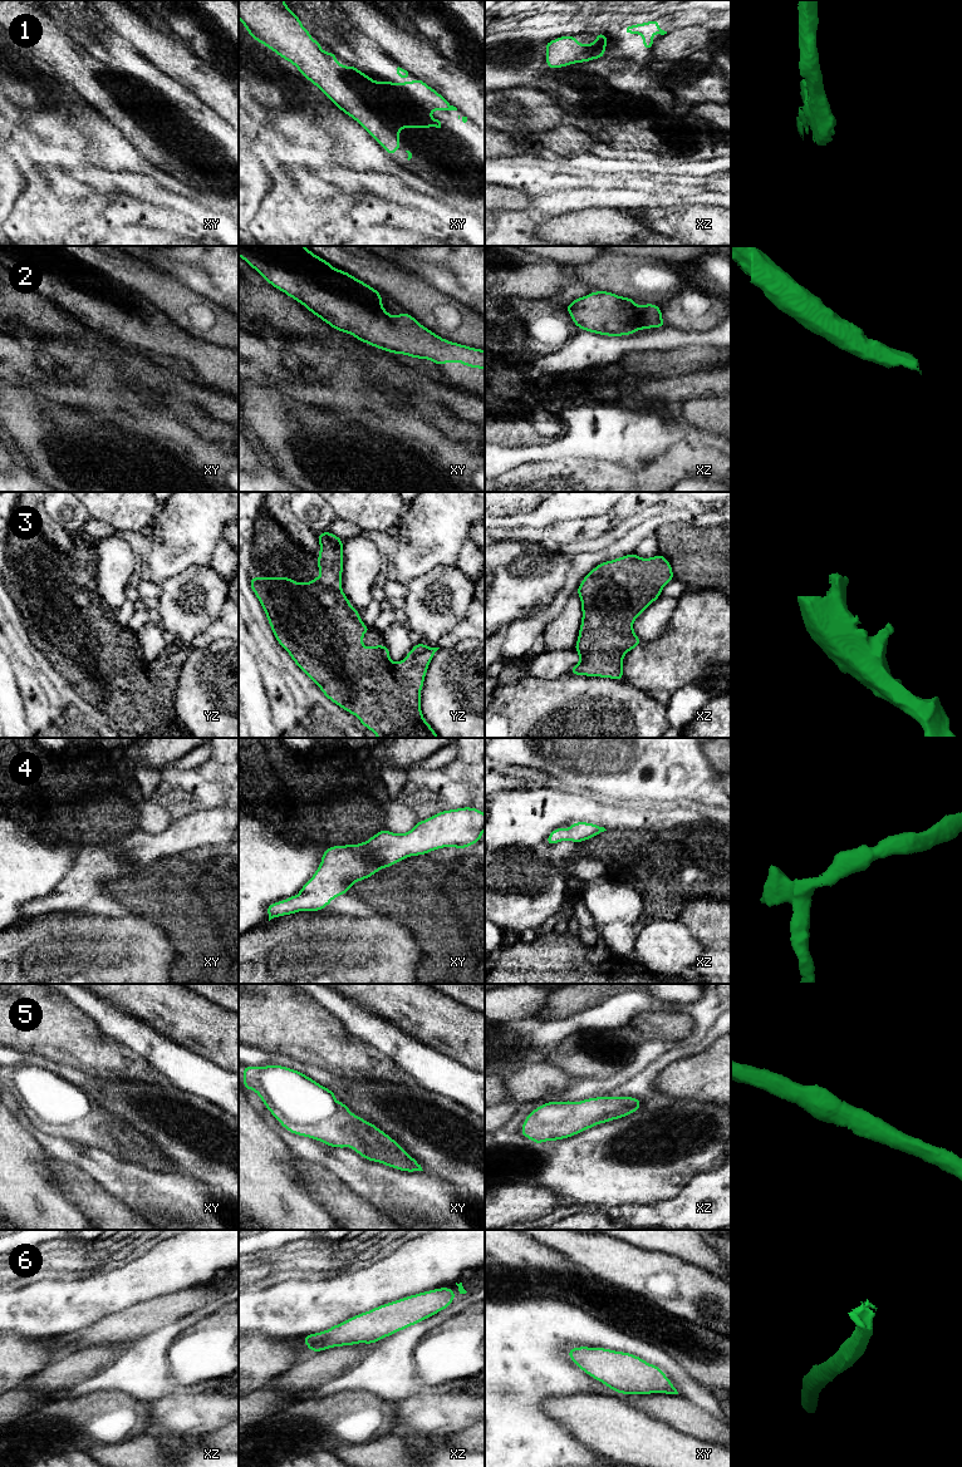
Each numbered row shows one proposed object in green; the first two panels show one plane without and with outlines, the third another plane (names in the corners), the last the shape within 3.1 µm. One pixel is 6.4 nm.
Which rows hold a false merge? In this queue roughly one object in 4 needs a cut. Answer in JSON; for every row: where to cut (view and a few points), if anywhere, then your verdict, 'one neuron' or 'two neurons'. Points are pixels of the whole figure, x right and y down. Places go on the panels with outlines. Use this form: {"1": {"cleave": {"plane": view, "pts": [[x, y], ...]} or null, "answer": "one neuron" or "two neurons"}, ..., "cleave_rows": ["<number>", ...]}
{"1": {"cleave": null, "answer": "one neuron"}, "2": {"cleave": null, "answer": "one neuron"}, "3": {"cleave": null, "answer": "one neuron"}, "4": {"cleave": null, "answer": "one neuron"}, "5": {"cleave": null, "answer": "one neuron"}, "6": {"cleave": null, "answer": "one neuron"}, "cleave_rows": []}

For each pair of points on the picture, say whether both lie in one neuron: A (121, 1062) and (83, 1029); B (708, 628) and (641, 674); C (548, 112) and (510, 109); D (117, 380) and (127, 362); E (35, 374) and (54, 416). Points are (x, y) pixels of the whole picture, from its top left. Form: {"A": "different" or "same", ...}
{"A": "same", "B": "same", "C": "same", "D": "different", "E": "different"}

